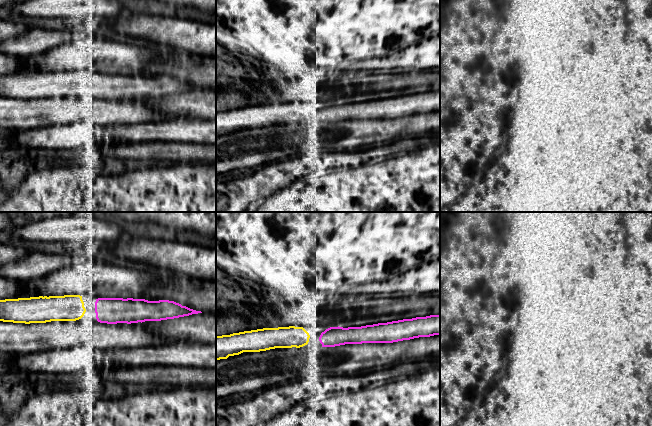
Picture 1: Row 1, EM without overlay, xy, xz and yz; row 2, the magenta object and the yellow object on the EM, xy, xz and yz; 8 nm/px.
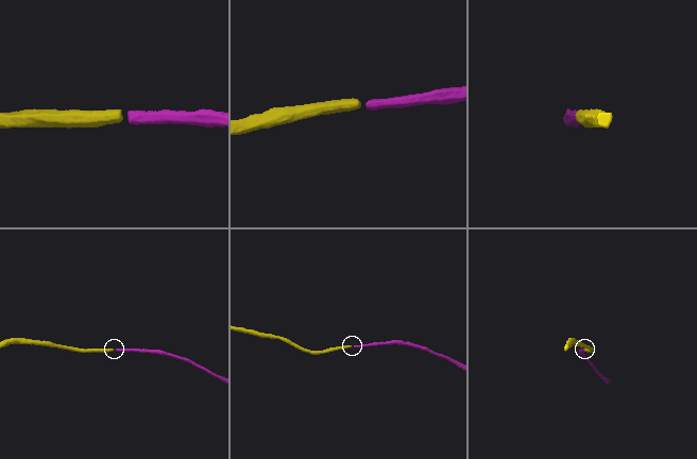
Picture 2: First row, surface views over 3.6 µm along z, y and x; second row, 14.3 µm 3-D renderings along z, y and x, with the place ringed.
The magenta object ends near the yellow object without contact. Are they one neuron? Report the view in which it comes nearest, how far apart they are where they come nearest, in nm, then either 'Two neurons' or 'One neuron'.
Closest in xy. Distance 80 nm. One neuron

